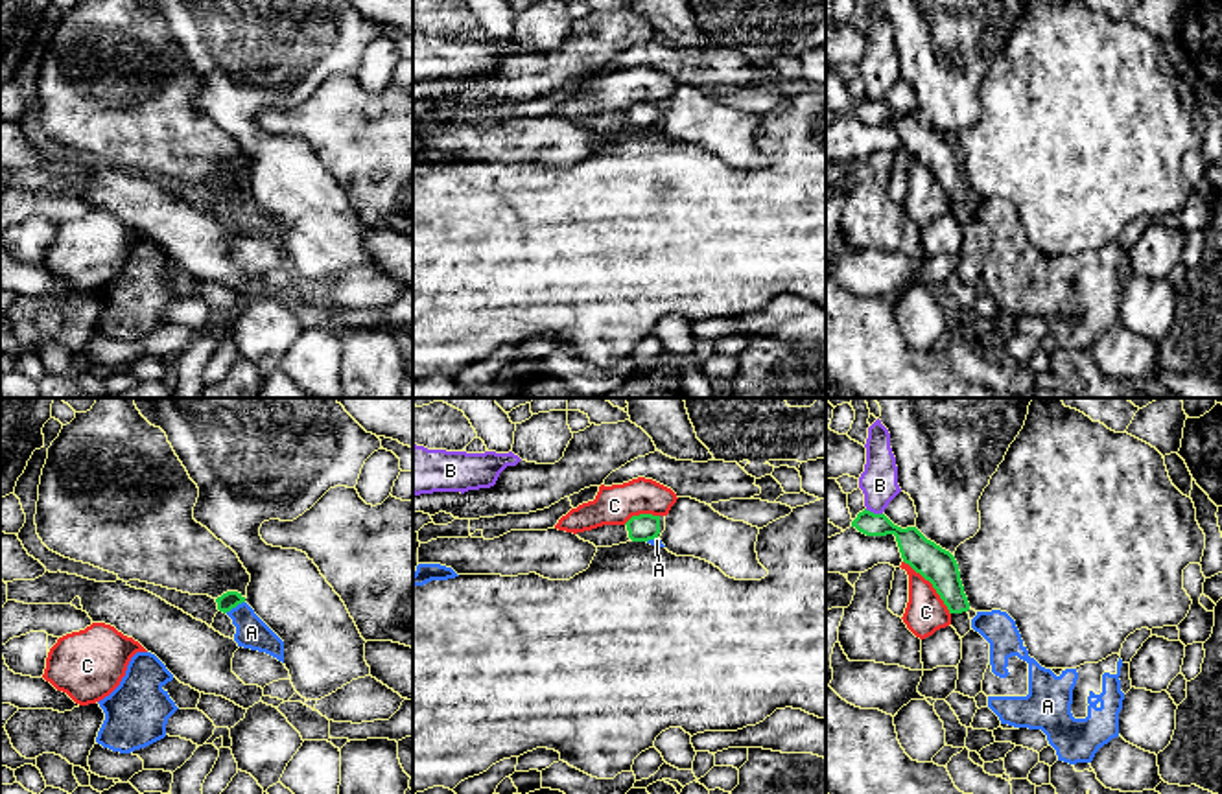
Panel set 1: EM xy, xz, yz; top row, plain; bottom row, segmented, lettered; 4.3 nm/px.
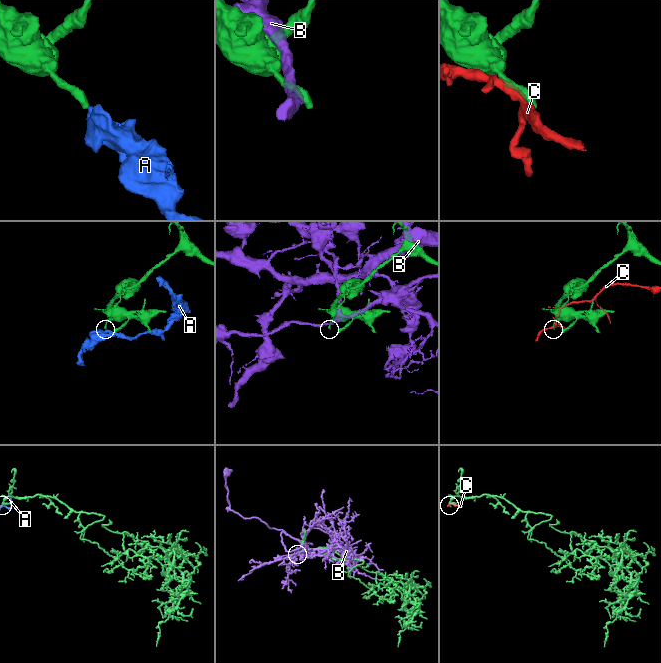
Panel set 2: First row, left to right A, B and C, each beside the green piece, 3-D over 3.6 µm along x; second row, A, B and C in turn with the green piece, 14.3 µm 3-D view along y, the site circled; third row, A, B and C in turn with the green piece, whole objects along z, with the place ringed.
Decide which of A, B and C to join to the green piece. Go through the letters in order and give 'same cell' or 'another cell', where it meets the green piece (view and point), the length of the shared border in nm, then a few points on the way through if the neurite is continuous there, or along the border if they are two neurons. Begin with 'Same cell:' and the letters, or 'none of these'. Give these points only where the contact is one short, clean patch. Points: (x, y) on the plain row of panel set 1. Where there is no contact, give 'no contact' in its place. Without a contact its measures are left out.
Same cell: none of these
A: another cell | xy (234, 194) | 100 nm | along xy (244, 188), (225, 199)
B: another cell | yz (872, 100) | 80 nm
C: another cell | yz (933, 174) | 320 nm

